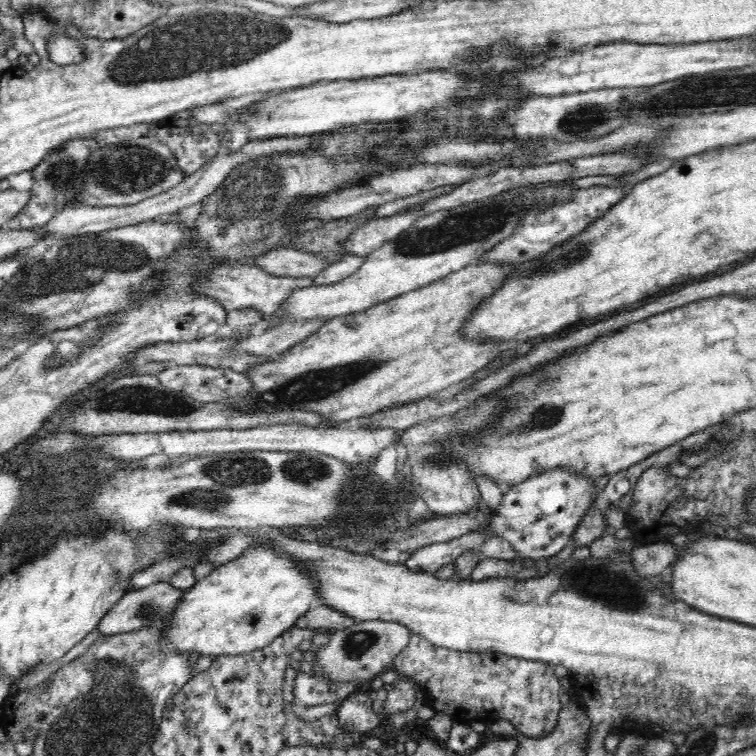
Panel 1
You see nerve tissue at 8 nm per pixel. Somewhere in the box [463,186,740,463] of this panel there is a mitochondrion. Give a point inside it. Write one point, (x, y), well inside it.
(579, 253)

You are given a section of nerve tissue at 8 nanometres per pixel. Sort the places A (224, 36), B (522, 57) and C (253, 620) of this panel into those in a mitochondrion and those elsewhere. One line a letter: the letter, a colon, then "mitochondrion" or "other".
A: mitochondrion
B: other
C: other

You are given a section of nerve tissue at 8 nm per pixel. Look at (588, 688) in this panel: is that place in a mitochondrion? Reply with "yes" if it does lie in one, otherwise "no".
no

